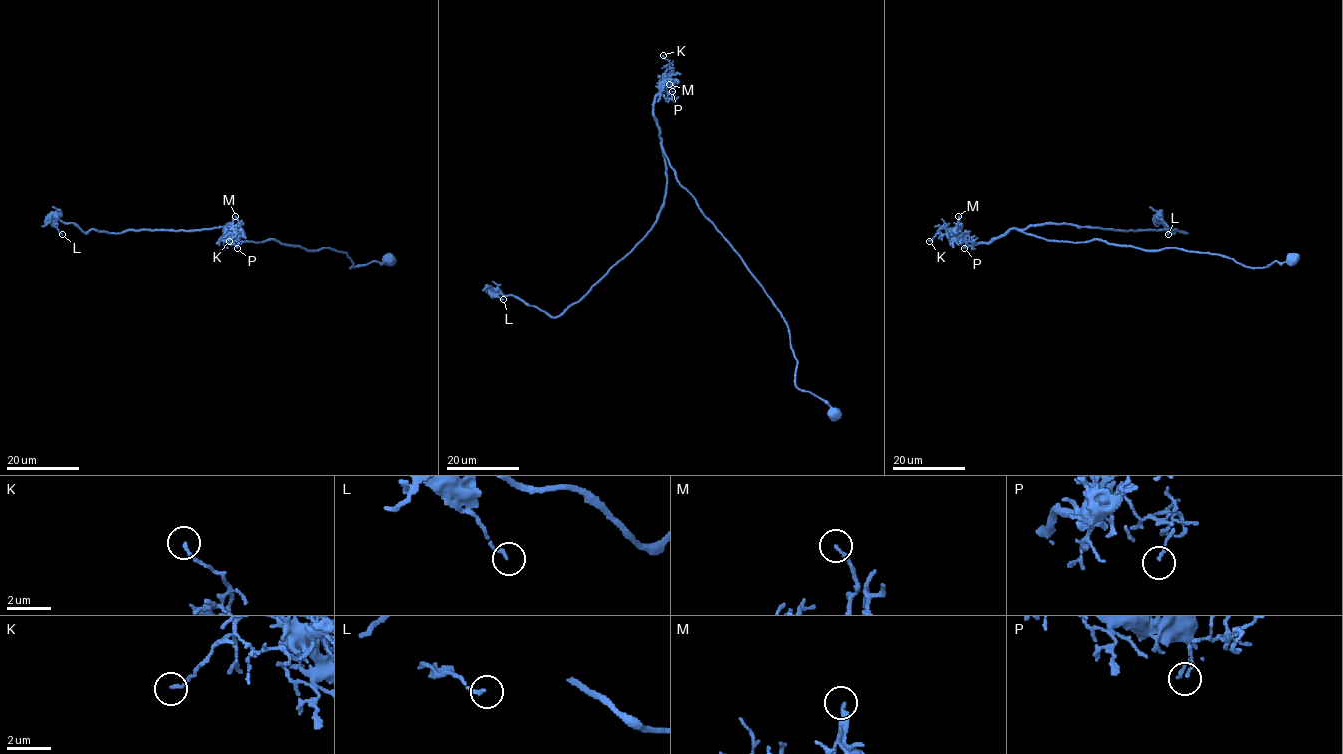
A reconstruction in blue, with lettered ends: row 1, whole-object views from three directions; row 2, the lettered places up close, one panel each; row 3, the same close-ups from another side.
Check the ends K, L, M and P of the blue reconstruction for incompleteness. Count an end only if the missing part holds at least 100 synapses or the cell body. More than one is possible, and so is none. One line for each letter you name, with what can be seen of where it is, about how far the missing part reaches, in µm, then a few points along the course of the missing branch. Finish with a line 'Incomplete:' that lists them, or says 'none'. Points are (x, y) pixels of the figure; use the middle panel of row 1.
Incomplete: none

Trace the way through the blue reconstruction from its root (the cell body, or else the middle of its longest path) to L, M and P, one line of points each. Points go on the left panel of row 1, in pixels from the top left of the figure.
L: (389, 259), (351, 267), (346, 253), (330, 248), (239, 241), (229, 223), (83, 232), (53, 216), (62, 234)
M: (389, 259), (351, 267), (346, 253), (272, 239), (243, 242), (225, 229), (218, 243), (236, 231), (235, 216)
P: (389, 259), (351, 267), (346, 253), (272, 239), (243, 242), (224, 229), (218, 243), (227, 235), (237, 248)

